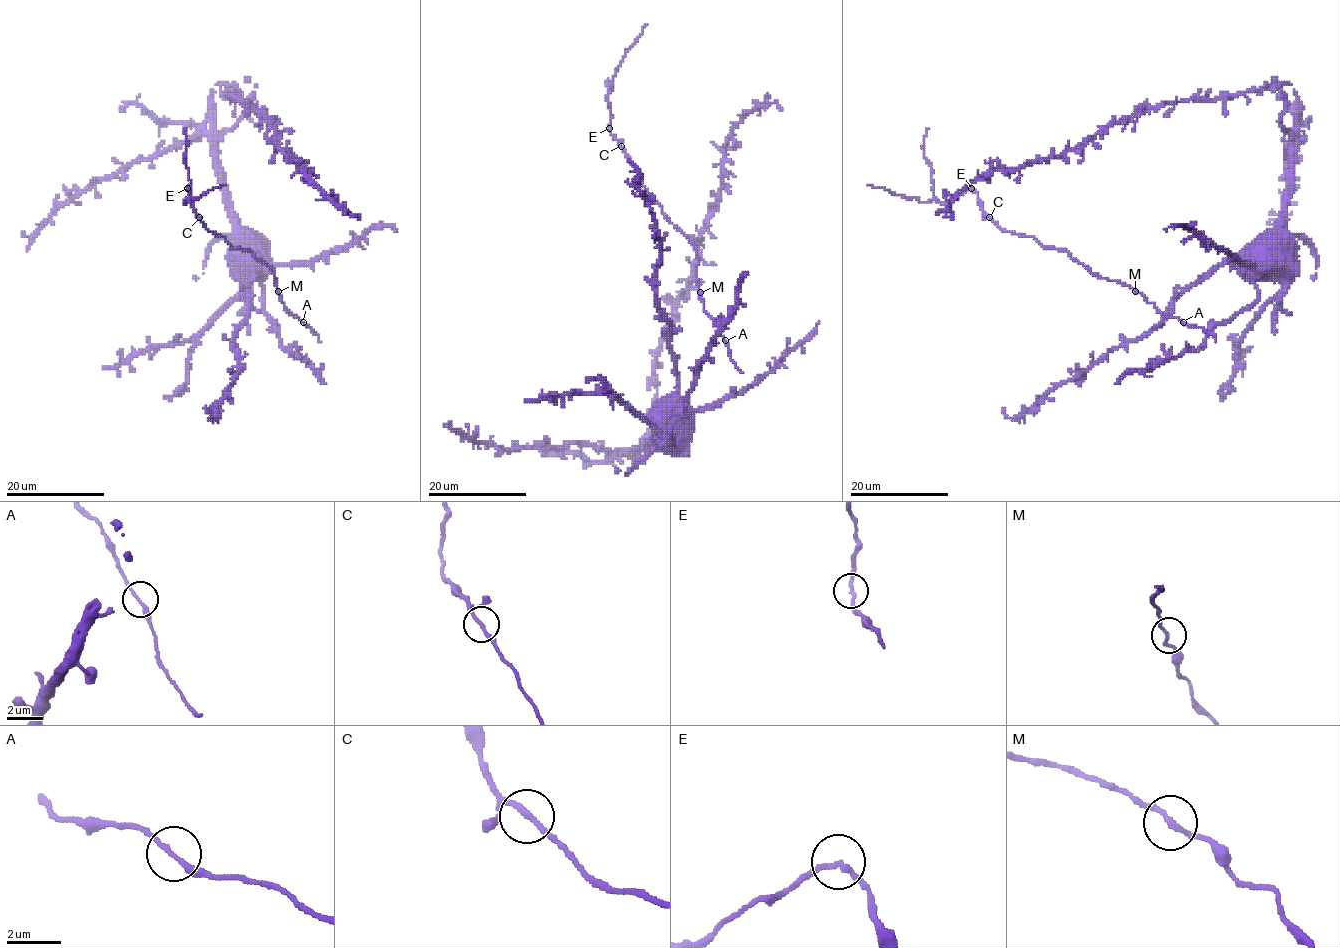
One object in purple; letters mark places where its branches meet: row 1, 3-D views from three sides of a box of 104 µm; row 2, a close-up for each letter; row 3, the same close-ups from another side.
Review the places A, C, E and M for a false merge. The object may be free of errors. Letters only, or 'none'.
none

